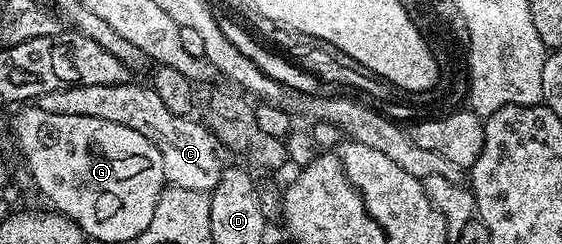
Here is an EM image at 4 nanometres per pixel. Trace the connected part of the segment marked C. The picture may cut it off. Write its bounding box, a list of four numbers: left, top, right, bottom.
[37,83,225,194]

